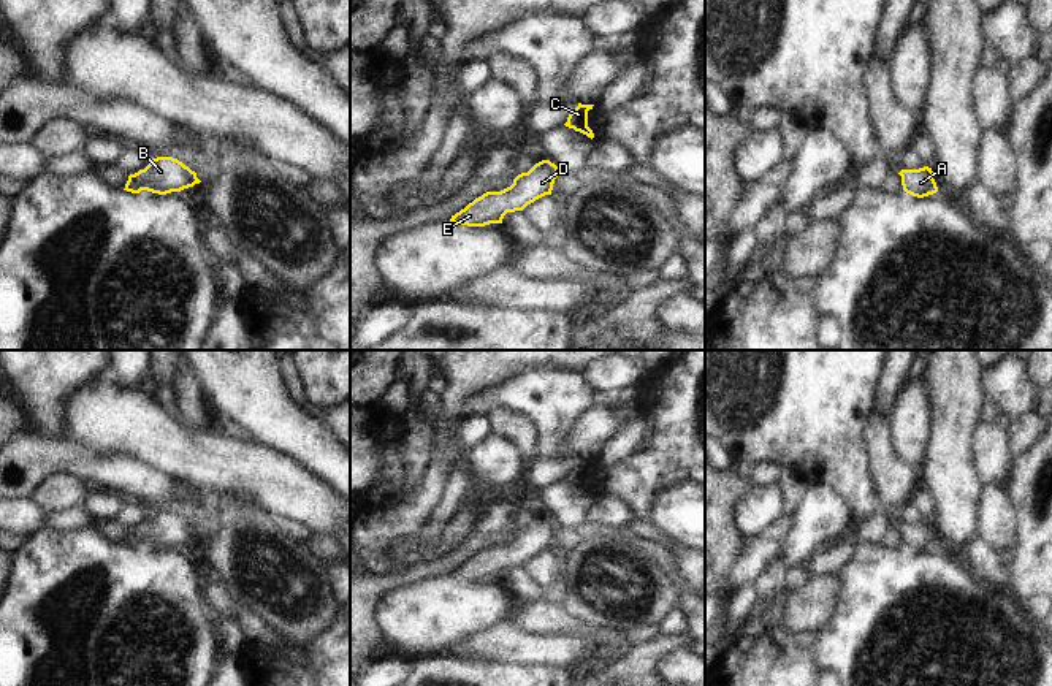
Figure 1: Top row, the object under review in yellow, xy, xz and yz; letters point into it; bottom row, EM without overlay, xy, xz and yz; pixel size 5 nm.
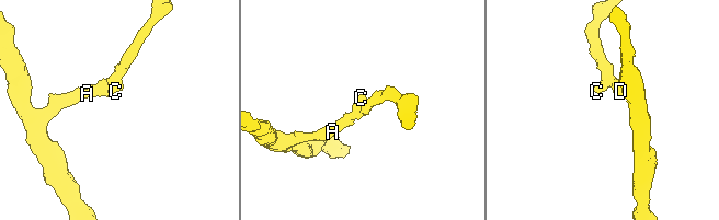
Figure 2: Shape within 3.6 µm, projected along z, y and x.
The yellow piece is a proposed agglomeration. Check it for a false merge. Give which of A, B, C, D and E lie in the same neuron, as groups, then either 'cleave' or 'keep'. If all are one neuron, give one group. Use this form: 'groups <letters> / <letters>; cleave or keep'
groups A B C D E; keep

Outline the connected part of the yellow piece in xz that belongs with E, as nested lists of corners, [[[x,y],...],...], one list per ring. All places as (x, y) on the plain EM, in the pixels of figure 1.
[[[550,515],[536,518],[528,528],[521,528],[513,539],[501,547],[486,547],[464,564],[452,570],[455,580],[485,581],[502,578],[507,567],[523,566],[536,555],[551,550],[555,534],[561,529]]]

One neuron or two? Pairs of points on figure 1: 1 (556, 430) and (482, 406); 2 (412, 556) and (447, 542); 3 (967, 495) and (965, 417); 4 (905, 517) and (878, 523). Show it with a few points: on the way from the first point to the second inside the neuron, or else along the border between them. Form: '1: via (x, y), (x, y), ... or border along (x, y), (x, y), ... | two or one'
1: via (537, 411), (526, 400), (501, 400) | one
2: via (420, 556), (439, 548) | one
3: via (960, 476), (960, 436) | one
4: via (899, 518), (884, 522) | one

